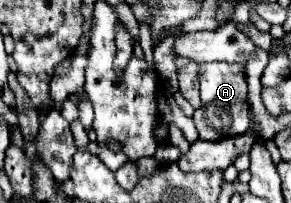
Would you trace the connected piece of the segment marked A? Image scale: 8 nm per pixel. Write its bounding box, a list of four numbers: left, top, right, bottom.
[194,62,250,140]

